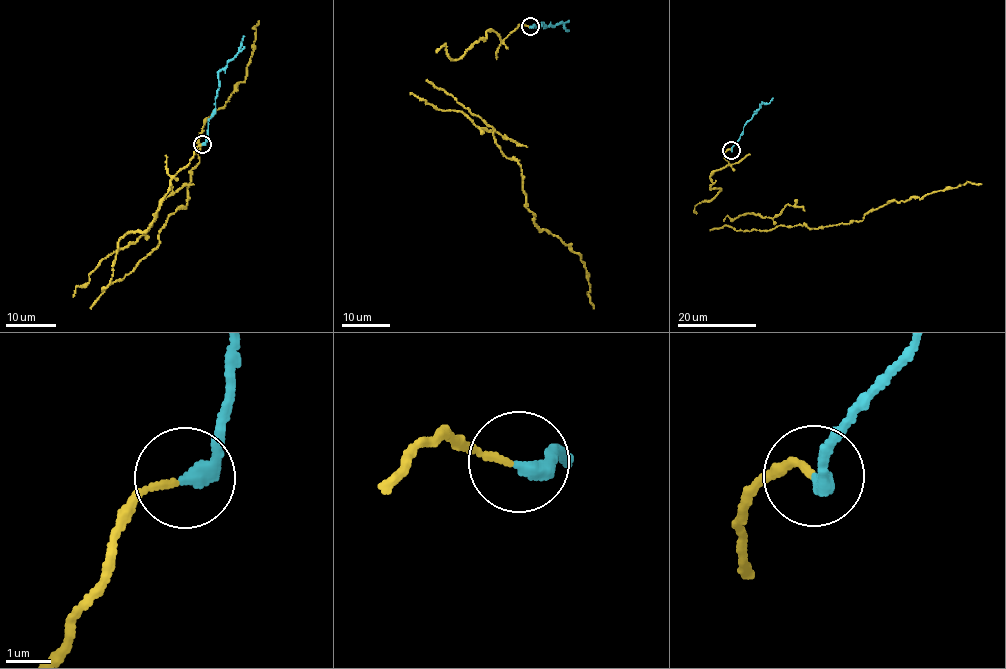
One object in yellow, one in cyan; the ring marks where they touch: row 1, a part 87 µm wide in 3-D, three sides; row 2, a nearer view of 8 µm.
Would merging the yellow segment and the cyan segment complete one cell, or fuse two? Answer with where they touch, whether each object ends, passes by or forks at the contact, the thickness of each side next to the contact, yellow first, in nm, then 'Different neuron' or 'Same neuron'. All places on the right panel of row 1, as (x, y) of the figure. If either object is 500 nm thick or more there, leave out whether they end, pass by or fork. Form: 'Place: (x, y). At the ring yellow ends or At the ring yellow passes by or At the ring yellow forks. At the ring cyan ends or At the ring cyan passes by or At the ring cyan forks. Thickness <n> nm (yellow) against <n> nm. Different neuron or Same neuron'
Place: (731, 150). At the ring yellow ends. At the ring cyan ends. Thickness 120 nm (yellow) against 360 nm. Same neuron

